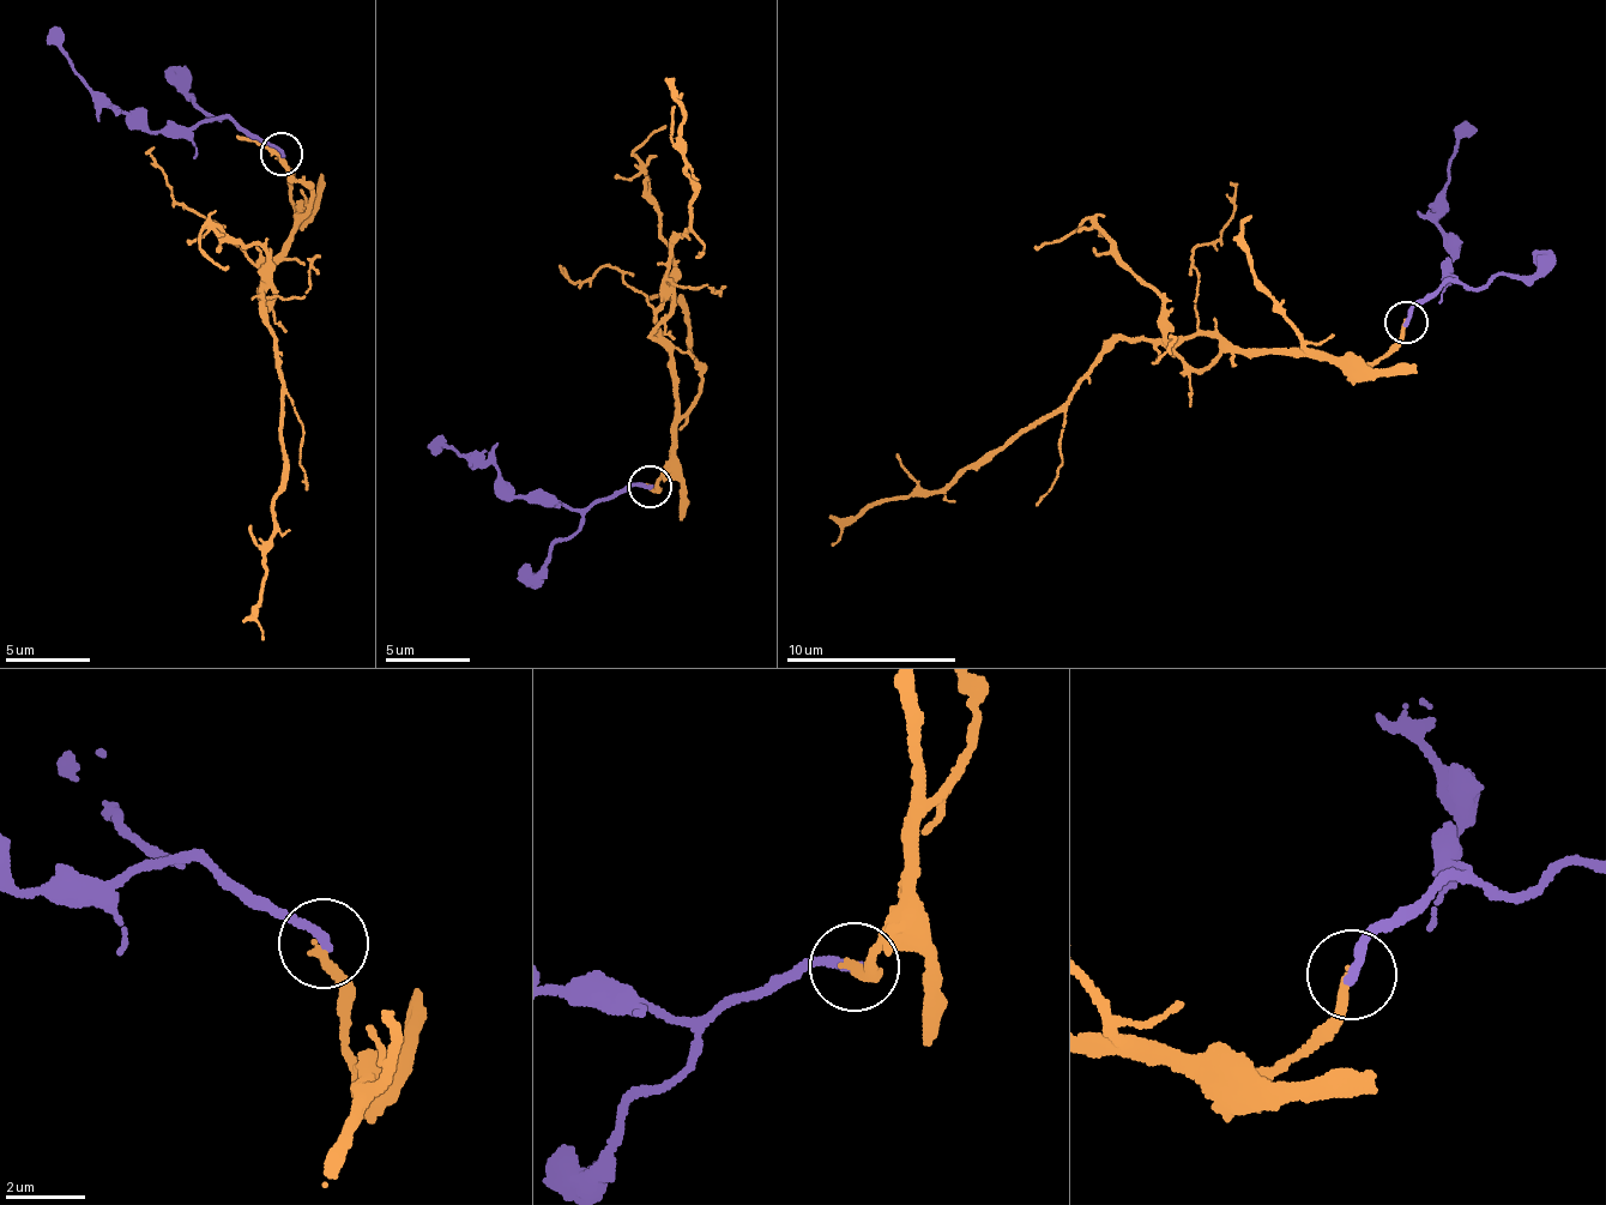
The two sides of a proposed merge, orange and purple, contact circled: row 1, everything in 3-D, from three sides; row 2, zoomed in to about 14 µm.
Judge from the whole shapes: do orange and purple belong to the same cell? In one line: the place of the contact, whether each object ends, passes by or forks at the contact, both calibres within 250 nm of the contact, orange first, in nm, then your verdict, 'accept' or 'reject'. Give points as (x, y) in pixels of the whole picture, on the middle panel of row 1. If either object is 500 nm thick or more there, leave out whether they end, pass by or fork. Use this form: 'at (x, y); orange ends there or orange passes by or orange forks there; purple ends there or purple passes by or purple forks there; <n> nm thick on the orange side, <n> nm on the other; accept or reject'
at (650, 487); orange ends there; purple ends there; 240 nm thick on the orange side, 280 nm on the other; reject

